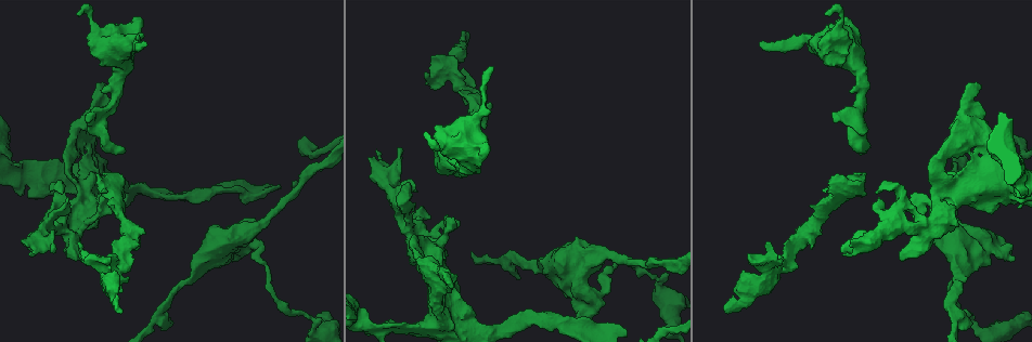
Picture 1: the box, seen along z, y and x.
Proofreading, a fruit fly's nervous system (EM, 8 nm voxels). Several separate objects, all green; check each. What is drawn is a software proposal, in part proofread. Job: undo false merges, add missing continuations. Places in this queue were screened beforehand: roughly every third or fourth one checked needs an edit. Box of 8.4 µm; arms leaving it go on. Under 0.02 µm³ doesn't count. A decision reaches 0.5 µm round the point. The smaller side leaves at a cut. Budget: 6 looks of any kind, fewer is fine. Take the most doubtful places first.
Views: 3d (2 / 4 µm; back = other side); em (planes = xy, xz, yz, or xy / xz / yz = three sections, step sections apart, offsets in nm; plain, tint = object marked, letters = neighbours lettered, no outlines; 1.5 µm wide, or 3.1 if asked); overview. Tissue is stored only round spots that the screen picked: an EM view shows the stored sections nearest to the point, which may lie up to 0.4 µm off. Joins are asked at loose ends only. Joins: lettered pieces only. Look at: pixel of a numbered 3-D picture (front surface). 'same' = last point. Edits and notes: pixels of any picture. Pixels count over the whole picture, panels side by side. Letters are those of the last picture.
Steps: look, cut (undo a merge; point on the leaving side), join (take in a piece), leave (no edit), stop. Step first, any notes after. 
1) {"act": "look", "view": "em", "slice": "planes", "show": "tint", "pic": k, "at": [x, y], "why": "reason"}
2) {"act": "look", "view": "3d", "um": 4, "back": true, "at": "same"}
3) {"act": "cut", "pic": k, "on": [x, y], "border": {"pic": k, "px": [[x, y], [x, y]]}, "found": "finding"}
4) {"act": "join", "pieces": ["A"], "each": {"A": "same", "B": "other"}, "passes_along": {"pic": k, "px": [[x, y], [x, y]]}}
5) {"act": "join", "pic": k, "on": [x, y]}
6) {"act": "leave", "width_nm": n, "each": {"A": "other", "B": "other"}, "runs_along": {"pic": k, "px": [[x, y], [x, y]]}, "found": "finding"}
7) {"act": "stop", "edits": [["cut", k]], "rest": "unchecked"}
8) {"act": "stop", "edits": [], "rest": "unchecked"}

{"act": "look", "view": "3d", "um": 4, "pic": 1, "at": [760, 45], "why": "an open end"}

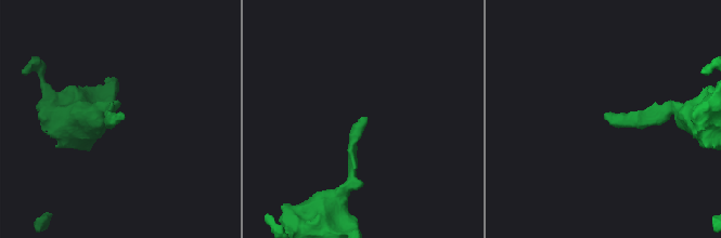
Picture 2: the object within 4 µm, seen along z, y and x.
{"act": "look", "view": "em", "slice": "yz", "step": 4, "show": "letters", "pic": 2, "at": [605, 115], "why": "now the EM"}

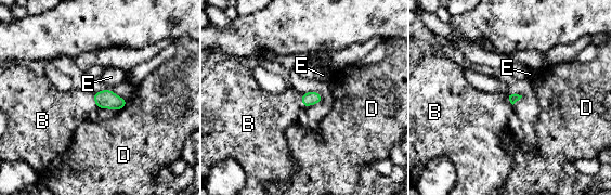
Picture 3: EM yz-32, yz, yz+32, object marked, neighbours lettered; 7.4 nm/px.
{"act": "join", "pieces": ["B"], "longest_contact_nm": ["B", 120], "each": {"B": "same", "D": "other", "E": "other"}, "passes_along": {"pic": 3, "px": [[107, 99], [94, 100], [63, 112]]}, "found": "it goes on there"}

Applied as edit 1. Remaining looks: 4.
{"act": "look", "view": "3d", "um": 4, "pic": 1, "at": [60, 193], "why": "an open end"}

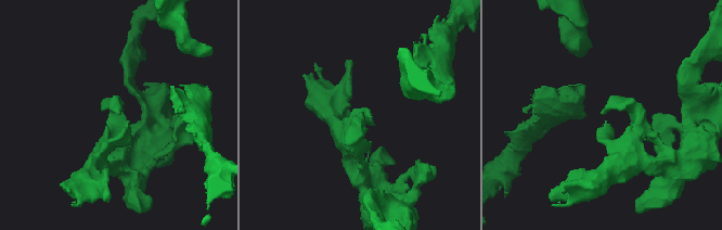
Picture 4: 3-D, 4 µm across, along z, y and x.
{"act": "look", "view": "em", "slice": "xz", "step": 8, "show": "letters", "pic": 4, "at": [363, 112]}

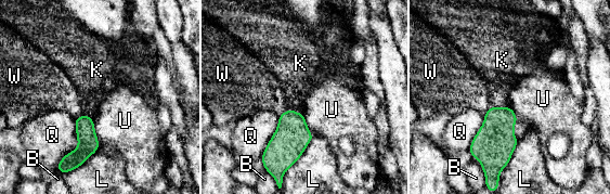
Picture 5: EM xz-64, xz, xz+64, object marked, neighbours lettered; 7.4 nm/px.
{"act": "leave", "each": {"B": "other", "K": "other", "L": "other", "Q": "other", "U": "other", "W": "other"}, "found": "no lettered piece goes on from it"}

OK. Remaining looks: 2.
{"act": "look", "view": "em", "slice": "planes", "show": "letters", "pic": 1, "at": [104, 83], "why": "an open end"}

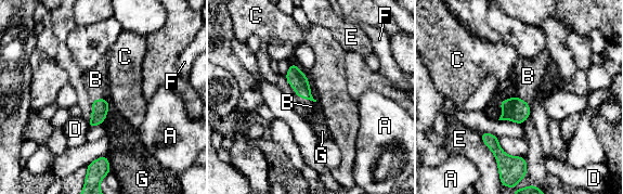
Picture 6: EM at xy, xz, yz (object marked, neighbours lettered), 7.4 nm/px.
{"act": "join", "pieces": ["B"], "width_nm": 130, "longest_contact_nm": ["E", 320], "each": {"A": "other", "B": "same", "C": "other", "D": "other", "E": "other", "F": "other", "G": "other"}, "found": "it goes on there"}

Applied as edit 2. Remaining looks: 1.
{"act": "stop", "edits": [["join", 3], ["join", 6]], "rest": "unchecked"}

